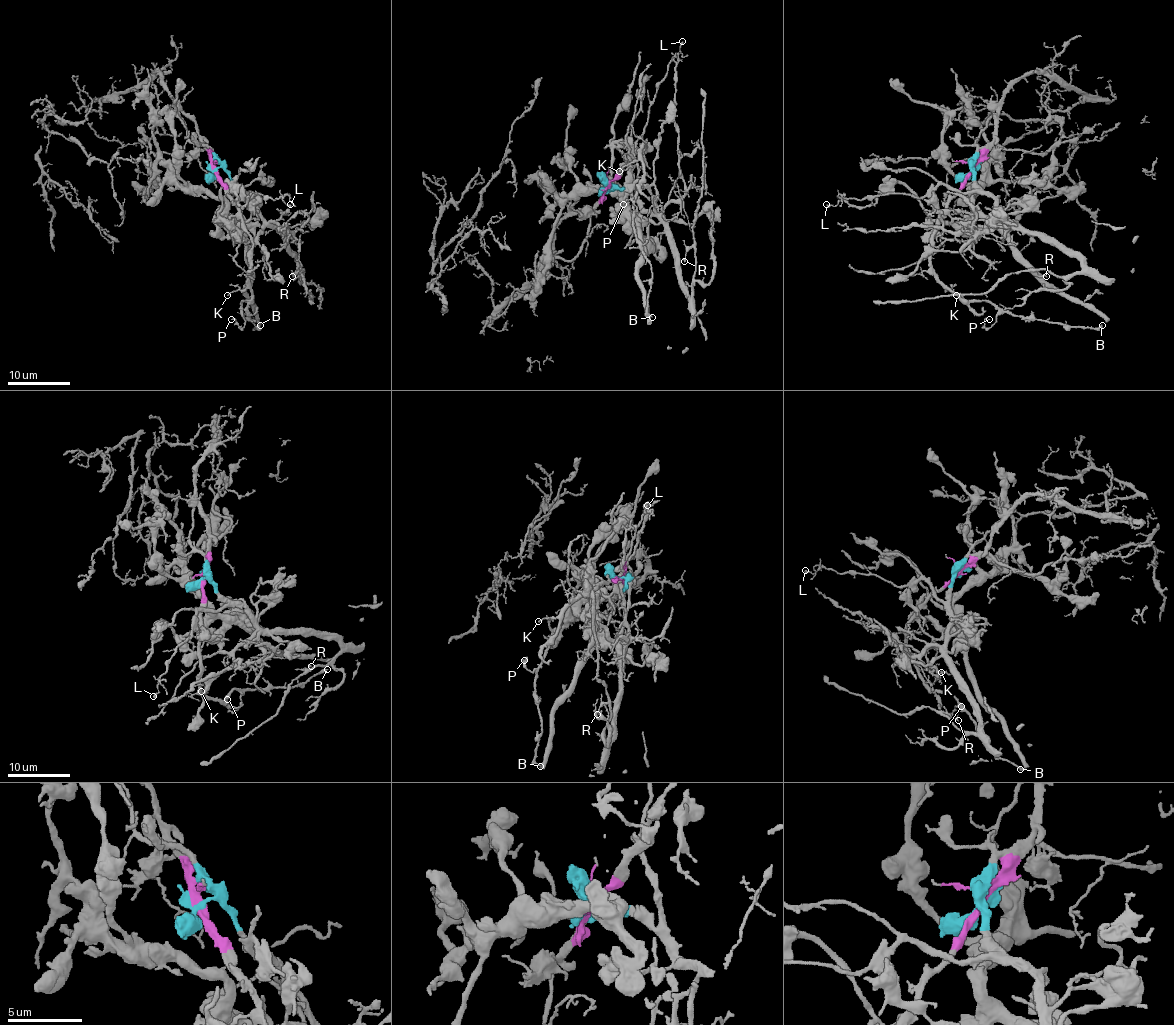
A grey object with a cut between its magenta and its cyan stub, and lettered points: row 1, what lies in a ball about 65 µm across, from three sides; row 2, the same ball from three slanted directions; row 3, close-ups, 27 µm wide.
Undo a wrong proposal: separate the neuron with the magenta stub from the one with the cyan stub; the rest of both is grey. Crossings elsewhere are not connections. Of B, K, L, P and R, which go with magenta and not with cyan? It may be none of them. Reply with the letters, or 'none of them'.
B, K, P

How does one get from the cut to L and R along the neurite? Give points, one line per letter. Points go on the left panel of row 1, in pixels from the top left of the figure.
L: (213, 170), (220, 167), (248, 198), (258, 193), (290, 204)
R: (213, 170), (220, 167), (286, 240), (286, 249), (298, 263), (301, 275), (303, 269), (292, 277)

